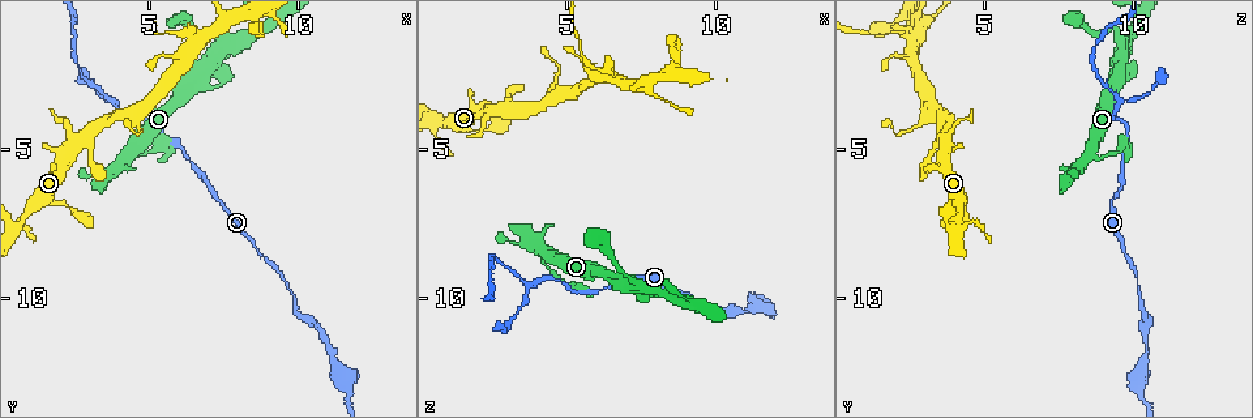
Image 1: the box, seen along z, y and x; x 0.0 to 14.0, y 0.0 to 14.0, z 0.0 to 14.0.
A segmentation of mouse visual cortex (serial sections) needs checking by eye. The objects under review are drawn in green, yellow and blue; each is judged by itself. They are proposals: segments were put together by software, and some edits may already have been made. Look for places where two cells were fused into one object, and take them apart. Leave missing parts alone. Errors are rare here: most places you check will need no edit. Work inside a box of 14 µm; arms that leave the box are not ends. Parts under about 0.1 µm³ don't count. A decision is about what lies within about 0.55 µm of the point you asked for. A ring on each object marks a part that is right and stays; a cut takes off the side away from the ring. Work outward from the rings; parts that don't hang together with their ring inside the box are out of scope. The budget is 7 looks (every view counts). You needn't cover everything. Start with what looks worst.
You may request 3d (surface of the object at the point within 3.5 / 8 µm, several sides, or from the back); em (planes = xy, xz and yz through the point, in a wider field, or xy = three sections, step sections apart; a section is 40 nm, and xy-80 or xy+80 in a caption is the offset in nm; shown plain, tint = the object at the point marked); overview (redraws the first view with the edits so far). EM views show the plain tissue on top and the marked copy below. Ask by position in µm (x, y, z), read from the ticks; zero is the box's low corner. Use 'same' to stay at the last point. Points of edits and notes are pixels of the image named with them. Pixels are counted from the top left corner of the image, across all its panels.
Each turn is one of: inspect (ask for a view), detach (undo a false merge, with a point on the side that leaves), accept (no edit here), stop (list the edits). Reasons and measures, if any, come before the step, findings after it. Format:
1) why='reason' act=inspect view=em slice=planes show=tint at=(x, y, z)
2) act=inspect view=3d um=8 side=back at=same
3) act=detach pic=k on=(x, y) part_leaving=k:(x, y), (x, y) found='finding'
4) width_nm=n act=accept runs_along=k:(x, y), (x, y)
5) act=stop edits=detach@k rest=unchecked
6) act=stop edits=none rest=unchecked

why='arms part here' act=inspect view=3d um=3.5 at=(3.6, 3.3, 9.6)

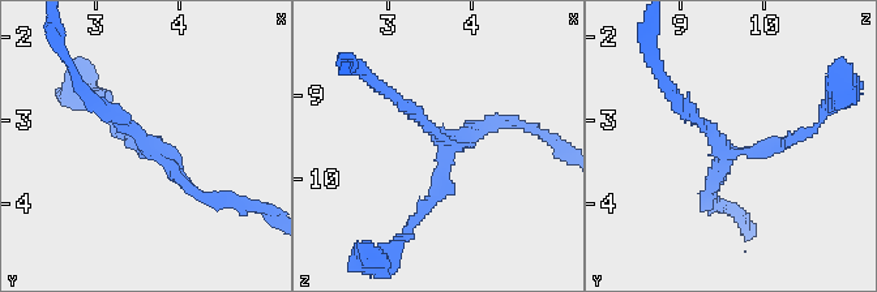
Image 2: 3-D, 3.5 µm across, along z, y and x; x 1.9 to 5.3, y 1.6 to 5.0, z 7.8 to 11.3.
act=inspect view=em slice=xy step=5 show=tint at=(3.70, 3.40, 9.50)

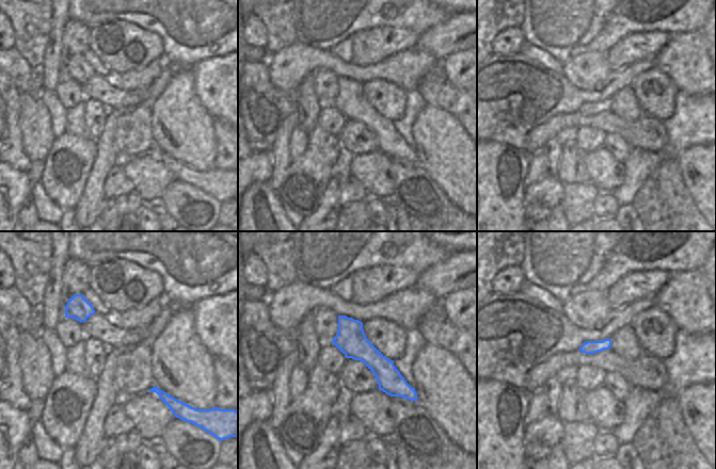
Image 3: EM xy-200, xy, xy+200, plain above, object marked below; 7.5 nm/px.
act=accept runs_along=2:(219, 201), (196, 193), (136, 128), (95, 101) found='one cell here'

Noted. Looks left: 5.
why='sharp bend' act=inspect view=3d um=3.5 at=(7.2, 0.8, 9.3)

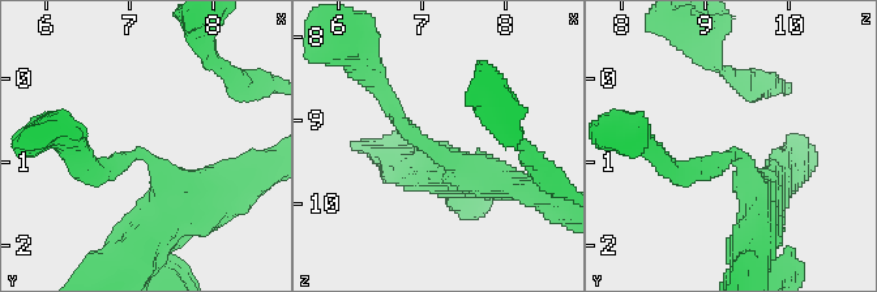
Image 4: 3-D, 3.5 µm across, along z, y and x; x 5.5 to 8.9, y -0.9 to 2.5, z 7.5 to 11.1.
why='shape alone is not enough' act=inspect view=em slice=xy step=3 show=tint at=(7.15, 0.85, 9.40)

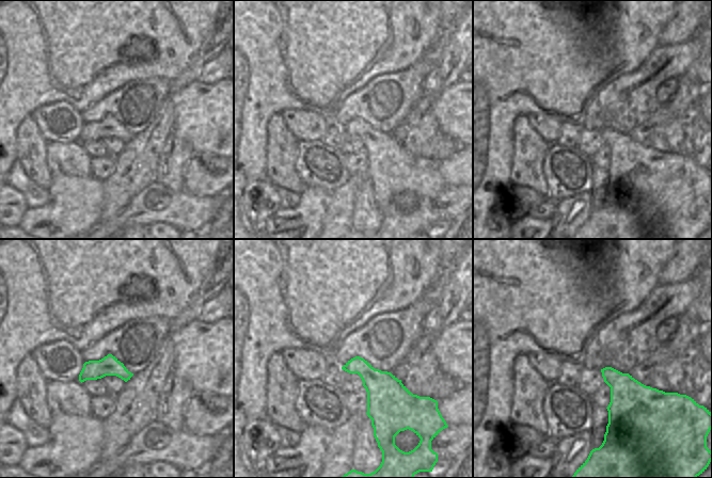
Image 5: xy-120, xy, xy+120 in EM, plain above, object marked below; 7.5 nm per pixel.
act=accept runs_along=4:(452, 172), (380, 93) found='continuous, no second cell'

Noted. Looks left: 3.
why='narrows sharply' act=inspect view=3d um=3.5 side=back at=(10.9, 11.5, 10.4)

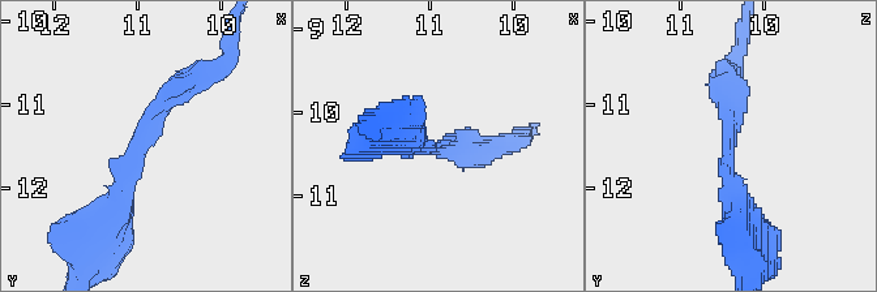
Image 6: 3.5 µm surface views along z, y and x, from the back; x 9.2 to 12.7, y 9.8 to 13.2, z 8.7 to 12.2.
arm_widths_nm=250,300 act=inspect view=em slice=xy step=1 show=tint at=(11.00, 11.55, 10.40)

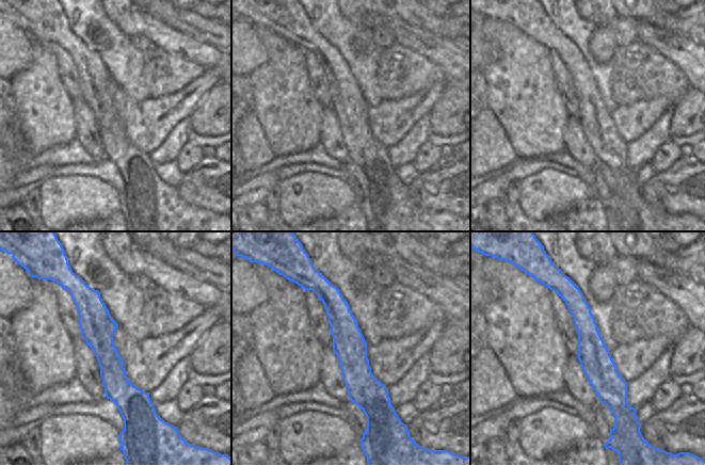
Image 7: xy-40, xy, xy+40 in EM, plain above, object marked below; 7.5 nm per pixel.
act=accept runs_along=7:(326, 285), (369, 395), (369, 419) found='one cell here'

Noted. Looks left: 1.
act=stop edits=none rest=unchecked

